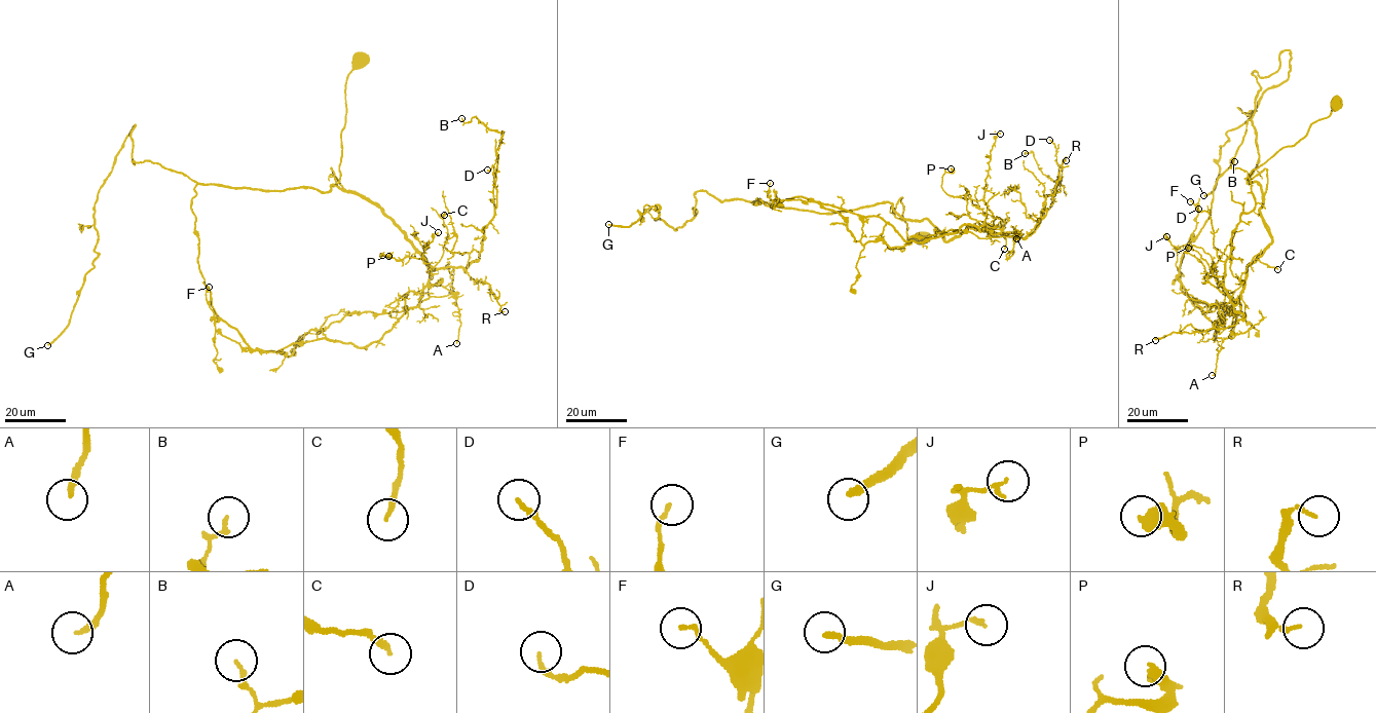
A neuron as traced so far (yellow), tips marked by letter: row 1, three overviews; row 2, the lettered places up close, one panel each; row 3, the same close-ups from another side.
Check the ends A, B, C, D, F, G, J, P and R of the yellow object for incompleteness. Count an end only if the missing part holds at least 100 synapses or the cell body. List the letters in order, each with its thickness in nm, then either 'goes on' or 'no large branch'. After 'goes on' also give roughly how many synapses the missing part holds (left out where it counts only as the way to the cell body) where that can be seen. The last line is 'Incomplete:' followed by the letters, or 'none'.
A: 200 nm | no large branch
B: 90 nm | no large branch
C: 180 nm | no large branch
D: 170 nm | no large branch
F: 130 nm | no large branch
G: 240 nm | goes on | 350 syn
J: 150 nm | no large branch
P: 400 nm | no large branch
R: 120 nm | no large branch
Incomplete: G

